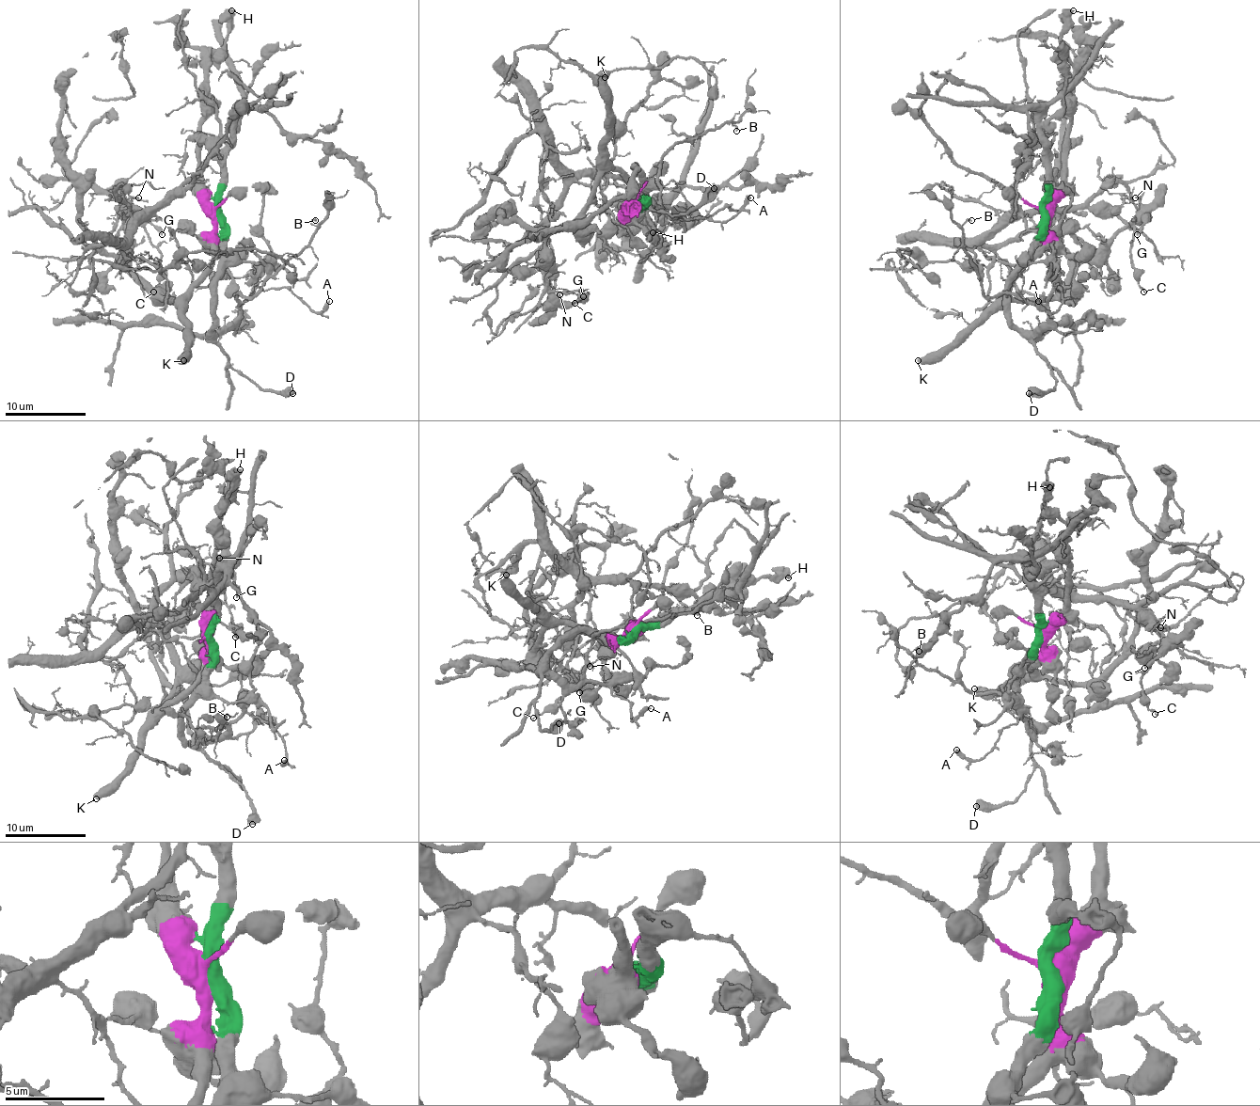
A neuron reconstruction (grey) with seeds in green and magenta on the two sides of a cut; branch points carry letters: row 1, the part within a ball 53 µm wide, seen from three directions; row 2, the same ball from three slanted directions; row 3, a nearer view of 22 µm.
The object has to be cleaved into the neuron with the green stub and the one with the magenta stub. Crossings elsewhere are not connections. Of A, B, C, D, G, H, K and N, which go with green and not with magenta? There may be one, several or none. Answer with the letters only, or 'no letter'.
A, B, D

